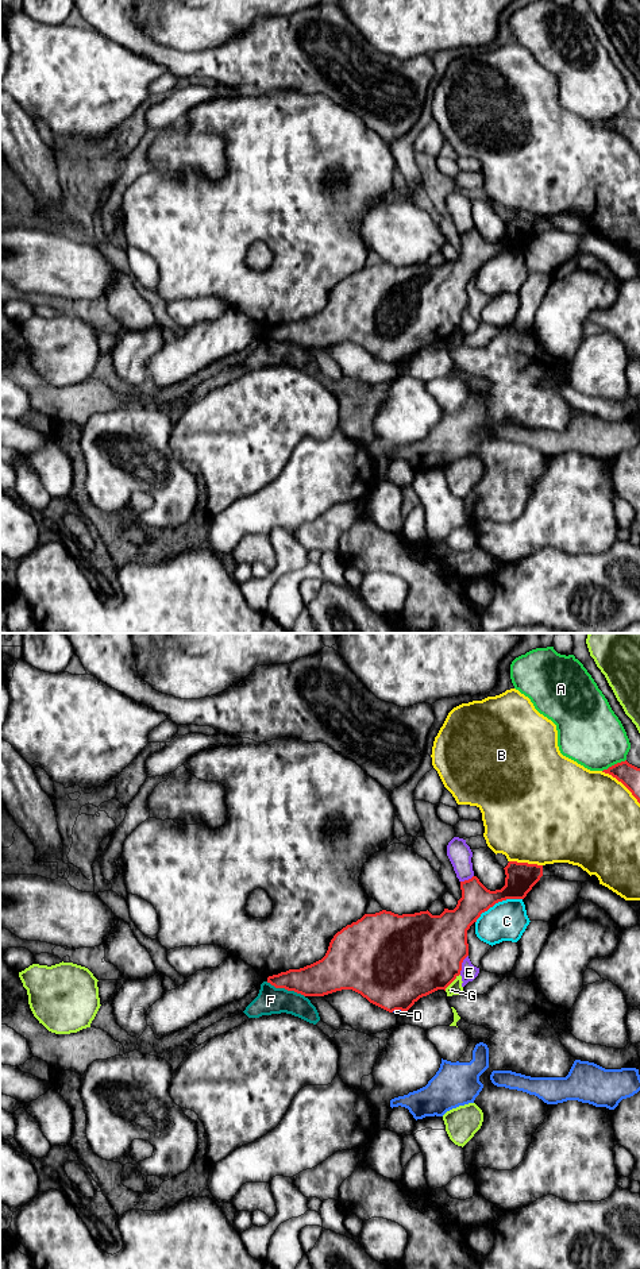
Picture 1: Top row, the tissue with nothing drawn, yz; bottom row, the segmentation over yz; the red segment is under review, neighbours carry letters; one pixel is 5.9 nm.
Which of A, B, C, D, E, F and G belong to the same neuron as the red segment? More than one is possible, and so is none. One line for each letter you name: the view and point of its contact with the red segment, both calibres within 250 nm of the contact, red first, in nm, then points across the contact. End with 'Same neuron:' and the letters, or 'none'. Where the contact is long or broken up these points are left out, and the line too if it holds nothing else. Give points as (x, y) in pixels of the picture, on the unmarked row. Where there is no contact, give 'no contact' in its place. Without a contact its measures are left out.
Same neuron: none

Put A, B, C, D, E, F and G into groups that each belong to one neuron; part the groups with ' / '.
A / B / C / D F / E / G

